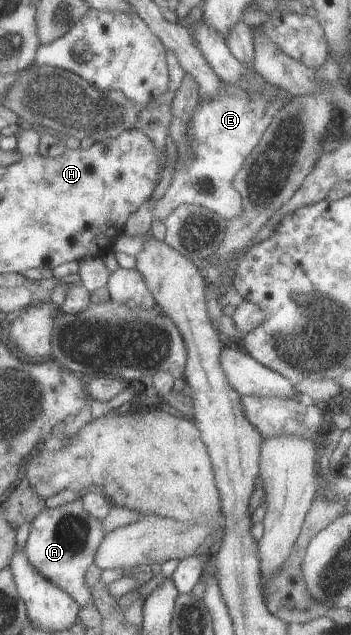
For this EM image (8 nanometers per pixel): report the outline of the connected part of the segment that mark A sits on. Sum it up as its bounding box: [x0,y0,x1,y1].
[22,493,104,607]

